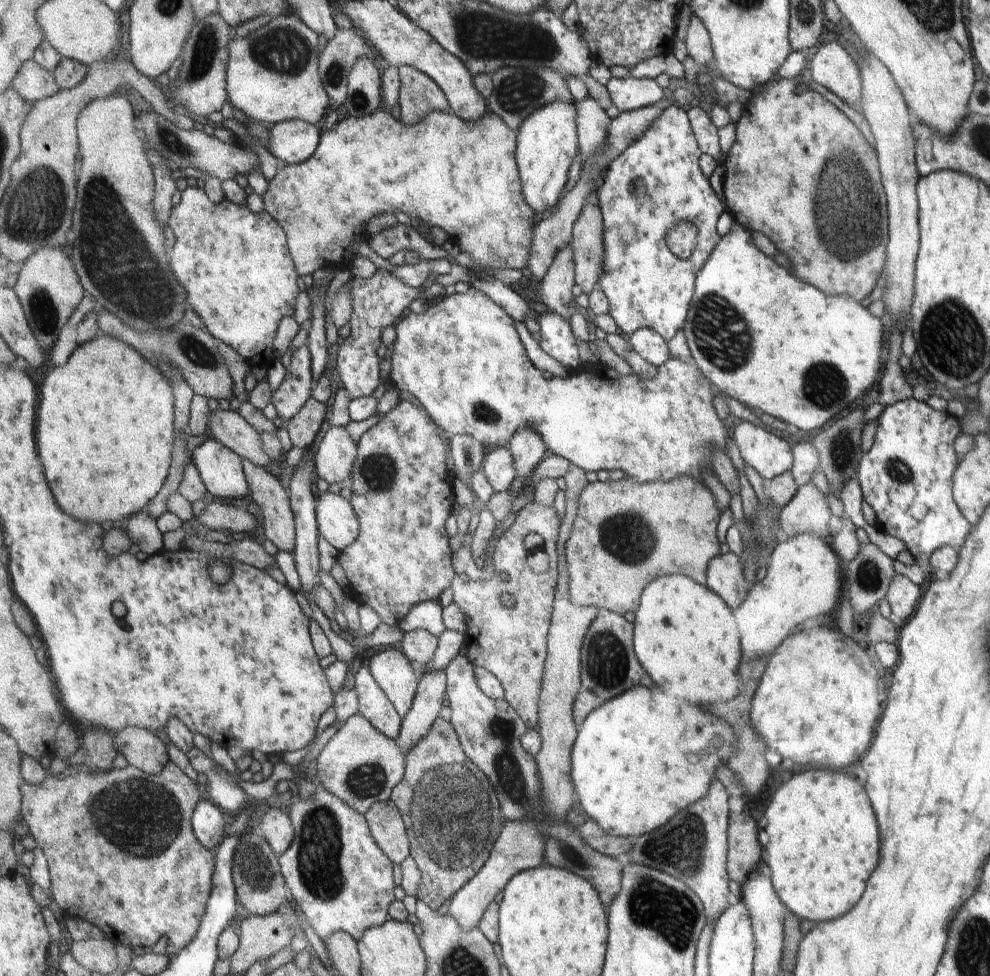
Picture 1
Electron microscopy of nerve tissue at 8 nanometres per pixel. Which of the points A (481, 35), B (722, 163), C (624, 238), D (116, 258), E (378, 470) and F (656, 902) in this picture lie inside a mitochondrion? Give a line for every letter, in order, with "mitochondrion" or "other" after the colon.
A: mitochondrion
B: other
C: mitochondrion
D: mitochondrion
E: mitochondrion
F: mitochondrion

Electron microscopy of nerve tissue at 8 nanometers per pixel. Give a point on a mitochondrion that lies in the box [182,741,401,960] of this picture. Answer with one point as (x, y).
(320, 844)

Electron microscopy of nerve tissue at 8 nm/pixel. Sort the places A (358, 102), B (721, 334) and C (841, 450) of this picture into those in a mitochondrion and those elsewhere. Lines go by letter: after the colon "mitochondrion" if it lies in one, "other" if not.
A: mitochondrion
B: mitochondrion
C: mitochondrion

